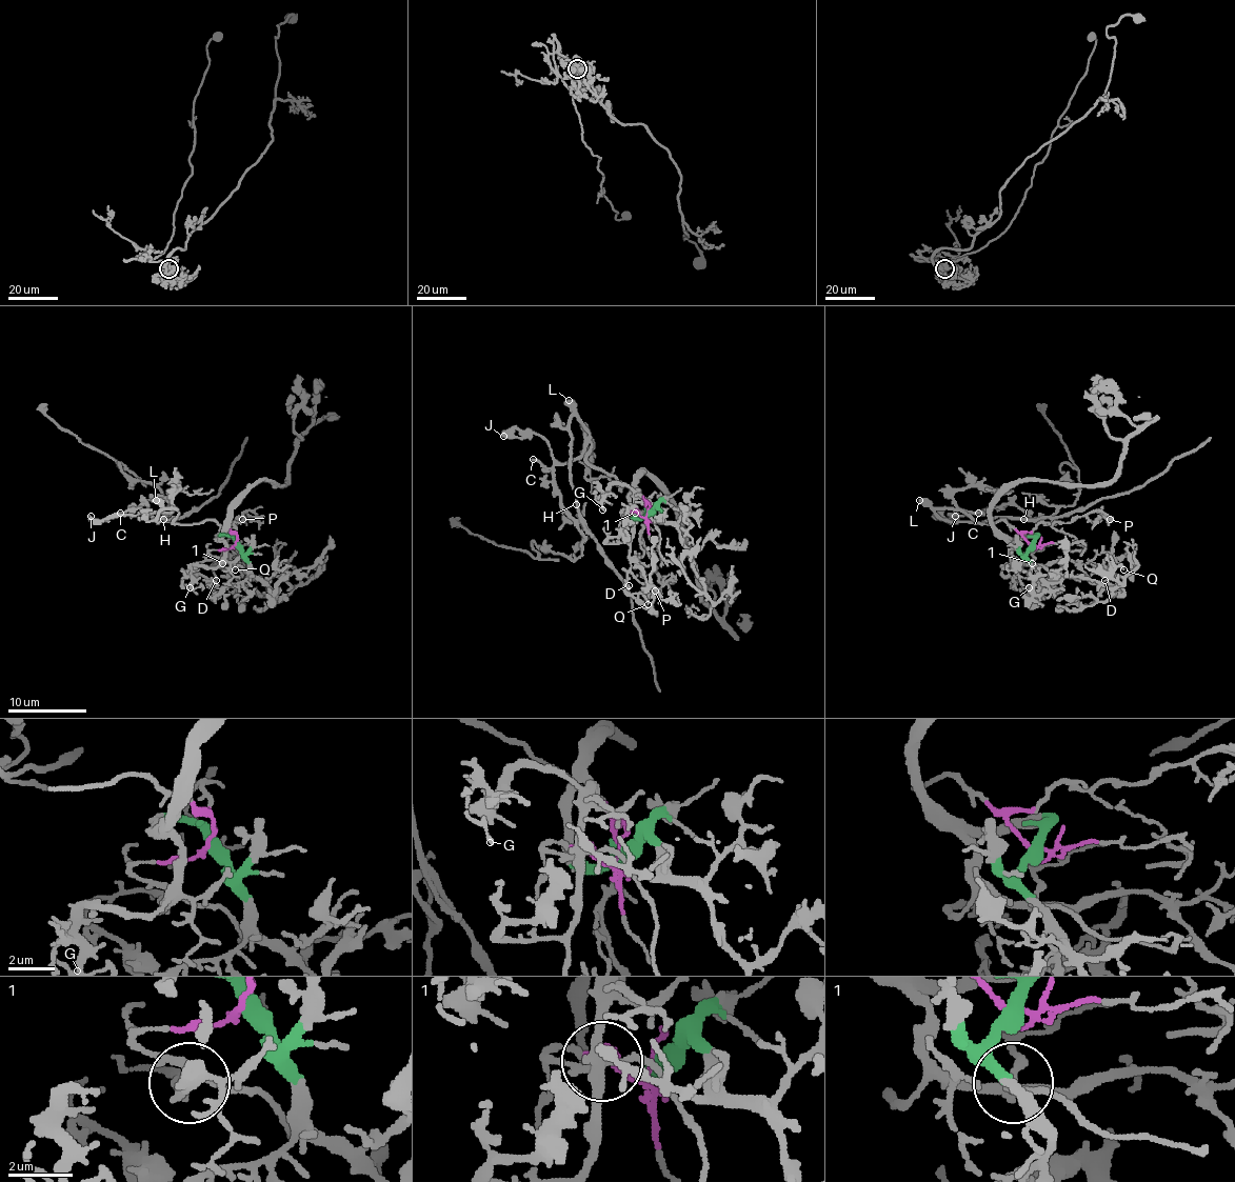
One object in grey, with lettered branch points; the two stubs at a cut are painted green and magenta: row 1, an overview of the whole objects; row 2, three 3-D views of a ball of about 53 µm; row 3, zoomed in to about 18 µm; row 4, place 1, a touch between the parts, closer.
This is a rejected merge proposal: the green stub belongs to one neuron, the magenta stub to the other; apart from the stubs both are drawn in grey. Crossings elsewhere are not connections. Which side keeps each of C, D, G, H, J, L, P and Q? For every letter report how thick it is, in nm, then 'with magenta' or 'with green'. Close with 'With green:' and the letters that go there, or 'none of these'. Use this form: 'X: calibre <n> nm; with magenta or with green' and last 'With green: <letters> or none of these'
C: calibre 170 nm; with magenta
D: calibre 150 nm; with green
G: calibre 110 nm; with green
H: calibre 240 nm; with magenta
J: calibre 400 nm; with magenta
L: calibre 500 nm; with magenta
P: calibre 240 nm; with magenta
Q: calibre 160 nm; with green
With green: D, G, Q

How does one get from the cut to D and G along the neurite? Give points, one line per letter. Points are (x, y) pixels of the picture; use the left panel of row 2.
D: (236, 545), (228, 535), (220, 535), (218, 539), (222, 541), (224, 555), (222, 563), (216, 563), (216, 581)
G: (236, 545), (228, 535), (220, 535), (224, 559), (216, 566), (191, 566), (193, 586), (188, 588), (191, 586)

